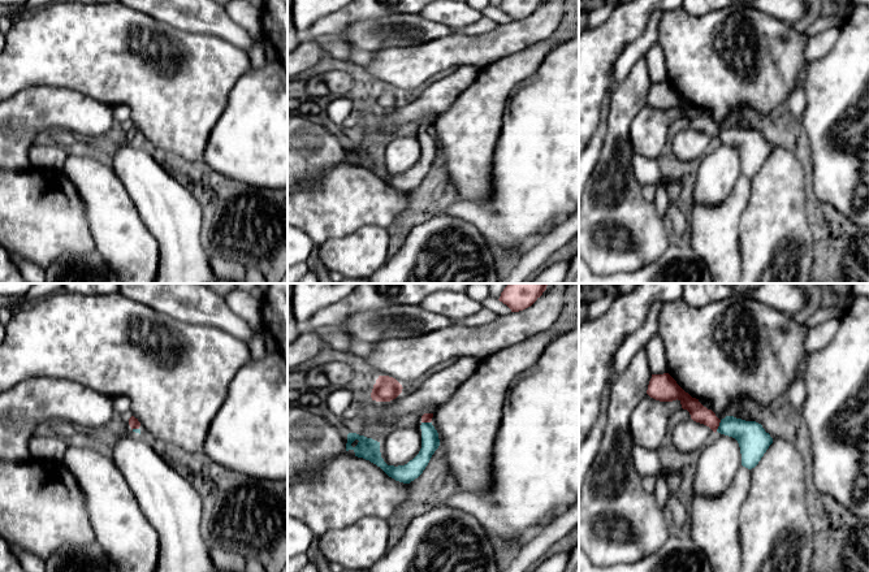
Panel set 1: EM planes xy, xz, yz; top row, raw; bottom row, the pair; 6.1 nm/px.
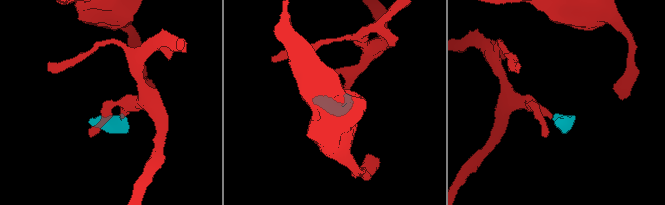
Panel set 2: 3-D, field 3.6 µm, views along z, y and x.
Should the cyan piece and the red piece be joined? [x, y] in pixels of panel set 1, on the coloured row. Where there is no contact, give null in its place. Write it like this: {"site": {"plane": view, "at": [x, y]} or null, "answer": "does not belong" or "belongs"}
{"site": {"plane": "yz", "at": [720, 425]}, "answer": "belongs"}

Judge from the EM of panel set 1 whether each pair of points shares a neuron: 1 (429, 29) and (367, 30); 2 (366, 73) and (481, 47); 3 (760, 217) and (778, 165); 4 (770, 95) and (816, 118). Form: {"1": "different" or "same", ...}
{"1": "same", "2": "same", "3": "same", "4": "different"}

